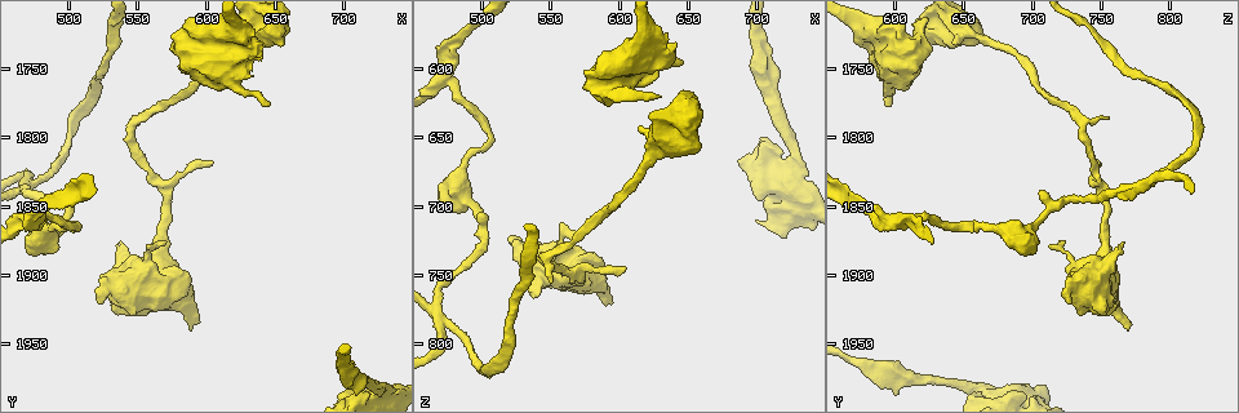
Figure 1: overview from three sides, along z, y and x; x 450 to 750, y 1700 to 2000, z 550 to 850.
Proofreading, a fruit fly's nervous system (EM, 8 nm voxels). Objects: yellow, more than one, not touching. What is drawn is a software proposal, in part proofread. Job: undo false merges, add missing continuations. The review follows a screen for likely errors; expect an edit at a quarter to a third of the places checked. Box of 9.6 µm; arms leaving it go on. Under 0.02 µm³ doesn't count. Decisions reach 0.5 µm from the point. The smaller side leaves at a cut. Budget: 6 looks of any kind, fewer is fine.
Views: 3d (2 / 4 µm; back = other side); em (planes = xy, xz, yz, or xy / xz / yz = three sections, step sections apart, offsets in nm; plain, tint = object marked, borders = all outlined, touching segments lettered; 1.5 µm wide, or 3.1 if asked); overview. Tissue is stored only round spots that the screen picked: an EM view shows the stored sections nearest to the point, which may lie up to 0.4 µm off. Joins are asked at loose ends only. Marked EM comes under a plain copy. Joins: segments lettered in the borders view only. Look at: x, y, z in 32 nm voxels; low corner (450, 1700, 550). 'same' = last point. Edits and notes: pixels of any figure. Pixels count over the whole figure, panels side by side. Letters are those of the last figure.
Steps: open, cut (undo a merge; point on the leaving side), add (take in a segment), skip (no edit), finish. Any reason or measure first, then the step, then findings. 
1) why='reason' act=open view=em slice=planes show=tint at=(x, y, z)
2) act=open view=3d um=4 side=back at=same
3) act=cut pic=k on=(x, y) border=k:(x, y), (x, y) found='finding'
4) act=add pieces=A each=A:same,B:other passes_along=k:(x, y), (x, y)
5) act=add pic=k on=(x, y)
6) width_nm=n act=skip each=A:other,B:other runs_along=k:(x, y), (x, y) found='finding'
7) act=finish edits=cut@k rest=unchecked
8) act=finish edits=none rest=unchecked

why='tapers out' act=open view=3d um=4 at=(604, 1820, 744)

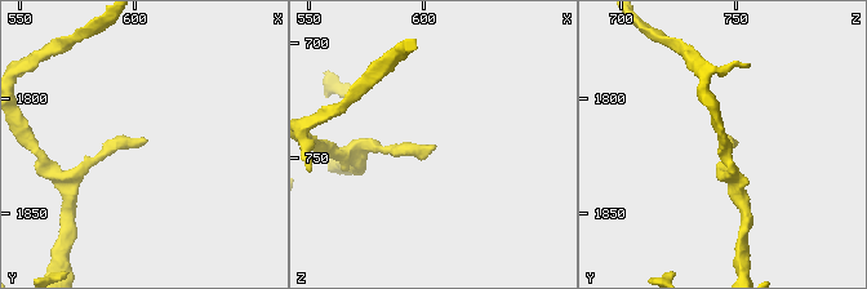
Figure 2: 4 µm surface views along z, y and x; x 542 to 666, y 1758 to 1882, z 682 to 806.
why='shape alone is not enough' act=open view=em slice=xy step=8 show=tint at=(605, 1819, 745)

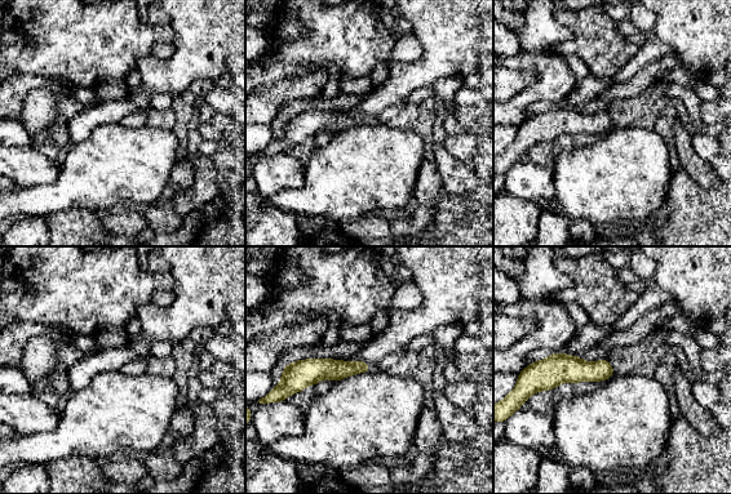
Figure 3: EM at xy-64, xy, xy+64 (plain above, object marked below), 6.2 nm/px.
act=open view=em slice=planes show=borders at=same

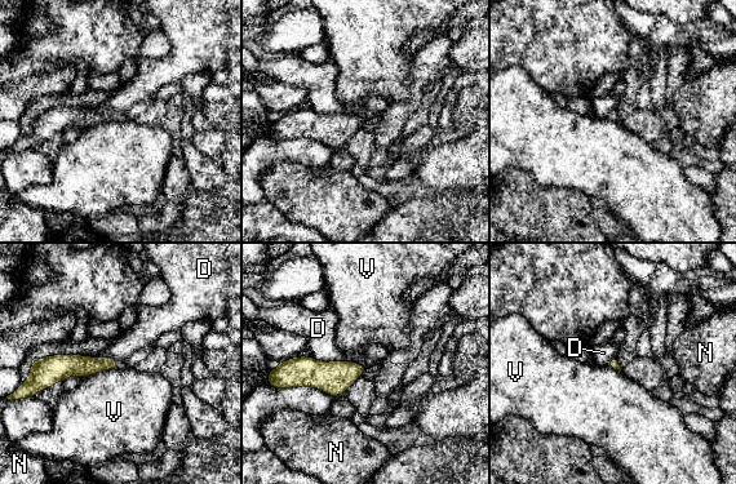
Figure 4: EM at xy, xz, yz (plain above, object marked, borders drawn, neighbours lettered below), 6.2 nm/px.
longest_contact=V:240nm act=skip each=D:other,N:other,V:other runs_along=4:(114, 363), (63, 365), (40, 373) found='no lettered segment goes on from it'

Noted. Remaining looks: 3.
why='branch stops here' act=open view=em slice=yz step=4 show=borders at=(586, 1942, 766)

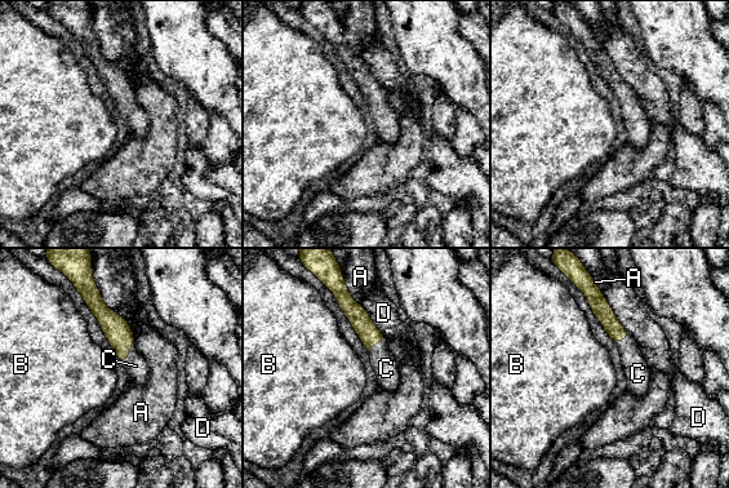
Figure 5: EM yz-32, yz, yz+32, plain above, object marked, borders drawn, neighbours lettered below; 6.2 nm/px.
act=add pieces=C each=A:other,B:other,C:same,D:other found='it goes on there'

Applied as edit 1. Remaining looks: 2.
why='thick turns thin' act=open view=3d um=2 at=(726, 1982, 658)

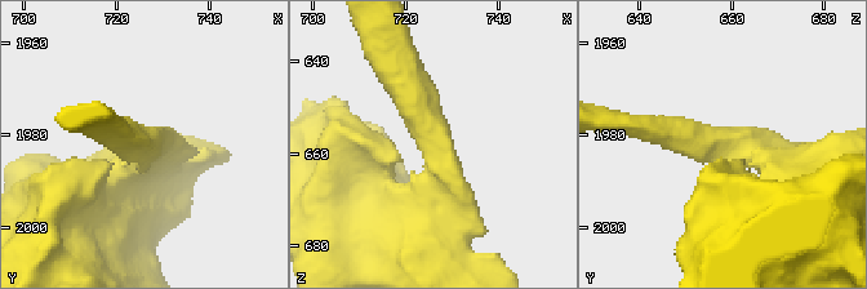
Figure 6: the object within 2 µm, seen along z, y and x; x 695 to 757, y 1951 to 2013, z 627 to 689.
why='now the EM' act=open view=em slice=planes show=borders at=(727, 1983, 661)

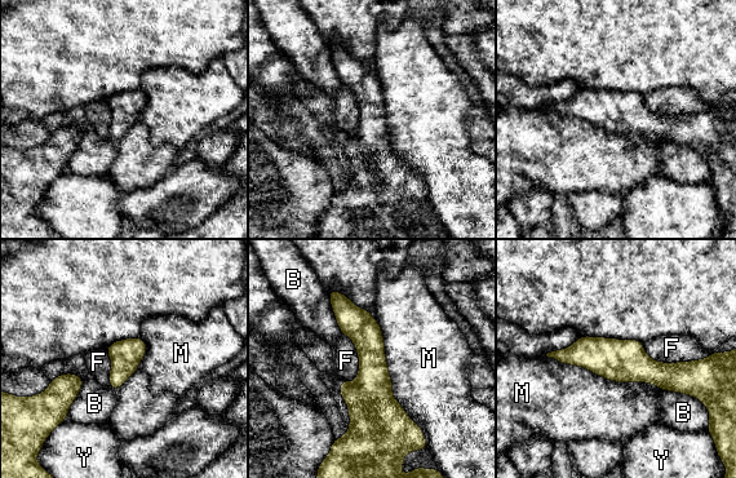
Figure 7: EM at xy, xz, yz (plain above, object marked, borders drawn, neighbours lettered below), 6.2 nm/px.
act=skip each=B:other,F:other,M:other,Y:other border=7:(642, 344), (659, 362), (709, 355) found='one neuron here'

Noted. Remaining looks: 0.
act=finish edits=add@5 rest=unchecked

